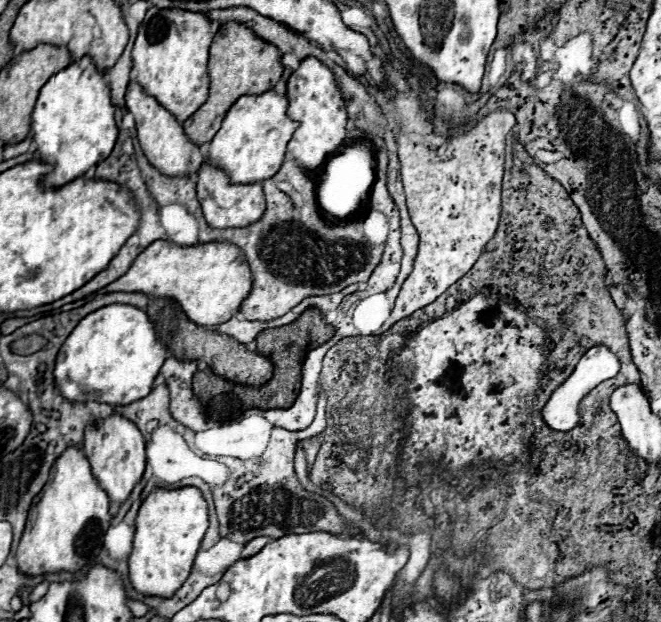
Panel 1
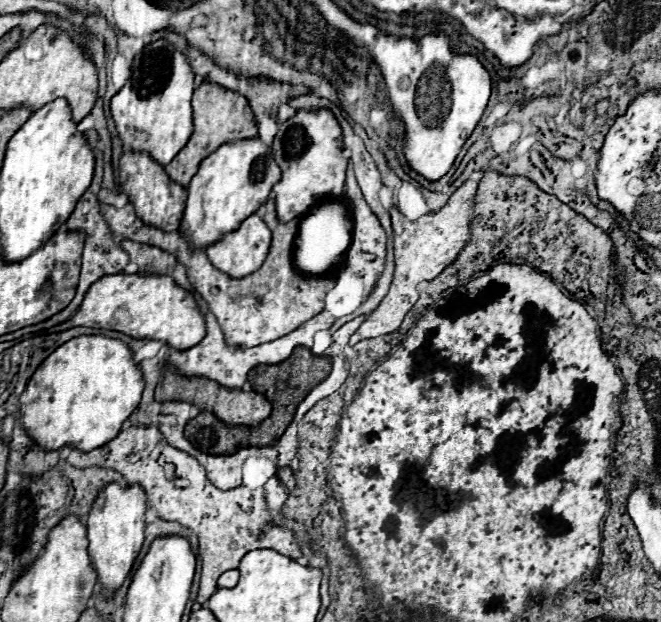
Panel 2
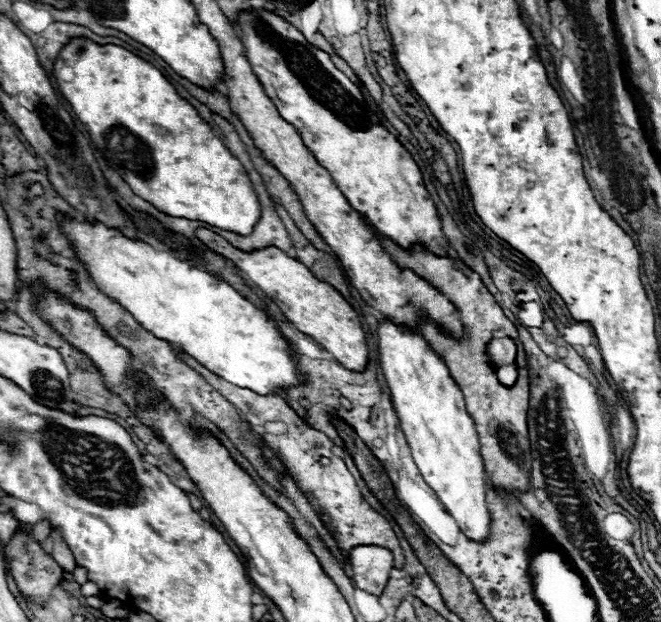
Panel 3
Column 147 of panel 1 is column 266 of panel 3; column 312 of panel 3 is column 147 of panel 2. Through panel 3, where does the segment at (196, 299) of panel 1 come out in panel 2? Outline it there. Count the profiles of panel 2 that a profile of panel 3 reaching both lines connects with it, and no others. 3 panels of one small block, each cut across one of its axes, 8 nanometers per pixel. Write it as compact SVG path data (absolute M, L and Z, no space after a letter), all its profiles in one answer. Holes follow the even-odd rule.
M148 274L102 276L96 284L92 284L92 288L88 288L78 312L70 320L54 326L54 332L64 332L76 326L118 330L138 340L162 340L176 350L192 348L192 344L198 344L206 334L204 318L196 308L194 296L168 276Z

